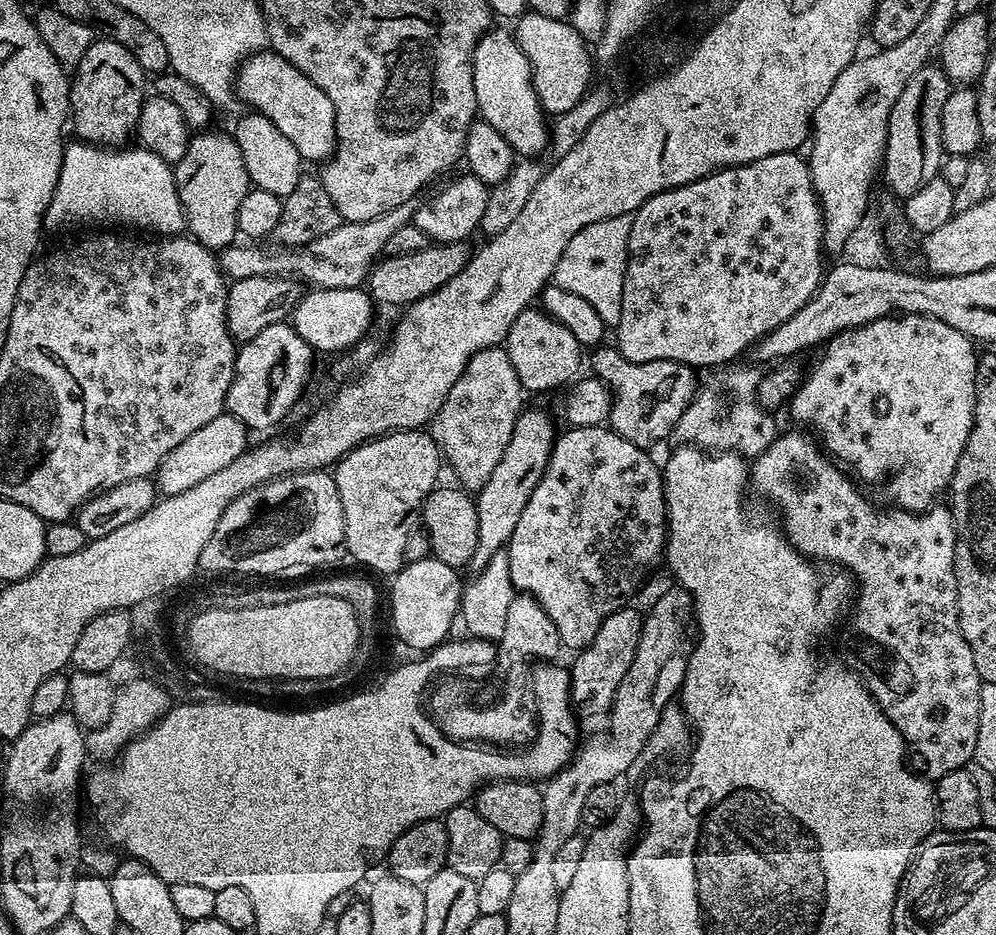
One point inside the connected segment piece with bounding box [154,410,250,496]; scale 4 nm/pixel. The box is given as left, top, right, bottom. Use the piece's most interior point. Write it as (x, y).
(212, 448)

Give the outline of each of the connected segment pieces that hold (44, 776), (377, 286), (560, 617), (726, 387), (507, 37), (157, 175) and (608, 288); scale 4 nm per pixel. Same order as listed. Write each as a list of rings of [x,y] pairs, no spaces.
[[[67,711],[57,716],[33,719],[7,748],[4,792],[14,803],[24,808],[32,808],[35,804],[64,804],[79,788],[81,791],[82,777],[85,775],[86,736],[80,723]]]
[[[463,240],[453,244],[437,244],[418,250],[418,254],[402,254],[401,256],[385,255],[372,265],[366,279],[366,291],[377,305],[400,304],[407,306],[416,300],[428,296],[434,290],[446,286],[450,278],[454,278],[468,265],[469,245]]]
[[[569,427],[564,431],[561,431],[556,437],[556,444],[552,447],[552,453],[550,454],[550,462],[546,466],[538,486],[534,486],[534,494],[530,494],[530,502],[526,502],[526,510],[522,510],[522,514],[518,518],[518,526],[514,526],[514,534],[508,540],[506,551],[508,553],[508,565],[510,566],[513,589],[517,593],[533,596],[542,606],[542,610],[546,610],[550,622],[554,622],[554,626],[558,626],[560,642],[565,649],[579,650],[589,644],[594,638],[594,634],[598,634],[598,626],[602,626],[602,622],[606,622],[606,618],[610,618],[610,614],[614,614],[619,608],[625,607],[631,601],[628,599],[643,586],[644,579],[651,574],[652,568],[658,567],[659,564],[661,567],[662,561],[665,559],[664,477],[661,465],[659,463],[655,464],[644,453],[647,451],[641,445],[622,438],[619,434],[613,432],[611,427]]]
[[[733,362],[721,369],[723,390],[732,395],[732,405],[726,410],[726,400],[717,384],[708,380],[701,383],[690,406],[675,424],[671,441],[678,446],[697,447],[707,452],[734,451],[748,458],[760,456],[780,435],[775,416],[760,404],[757,387],[761,385],[763,371],[745,362]]]
[[[499,26],[487,32],[476,44],[476,53],[472,55],[472,73],[479,119],[494,126],[494,130],[510,142],[513,153],[520,155],[521,152],[524,158],[539,157],[536,155],[548,144],[549,121],[532,85],[530,62],[516,43],[515,35],[511,31],[503,32]]]
[[[87,142],[69,143],[64,150],[62,170],[58,174],[58,186],[50,198],[50,206],[44,211],[42,224],[48,228],[68,228],[71,224],[137,224],[149,228],[149,233],[174,236],[186,228],[184,207],[178,198],[176,173],[158,154],[143,146],[101,146]]]
[[[631,215],[594,222],[594,226],[578,230],[578,234],[570,238],[570,246],[562,250],[562,258],[558,258],[554,283],[570,294],[586,298],[586,302],[598,310],[598,318],[602,318],[605,326],[615,326],[622,314],[622,286],[628,265],[631,225]]]

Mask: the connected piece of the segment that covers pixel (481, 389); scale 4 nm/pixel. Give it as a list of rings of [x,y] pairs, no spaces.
[[[502,346],[487,348],[472,355],[466,368],[454,382],[454,386],[450,388],[450,393],[446,396],[446,400],[439,408],[439,414],[435,418],[434,435],[441,445],[447,465],[449,462],[457,478],[455,481],[466,492],[470,494],[479,492],[486,484],[486,479],[490,478],[490,472],[494,470],[495,466],[498,466],[503,451],[509,445],[514,422],[523,411],[522,398],[524,398],[524,391],[521,380],[508,358],[507,349]]]

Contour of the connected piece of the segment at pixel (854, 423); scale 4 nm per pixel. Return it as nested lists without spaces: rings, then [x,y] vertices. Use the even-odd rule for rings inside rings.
[[[875,320],[833,336],[823,345],[820,360],[814,361],[812,369],[801,379],[790,409],[800,423],[797,425],[808,430],[816,428],[823,451],[833,461],[860,475],[861,485],[869,484],[874,491],[888,496],[889,505],[905,512],[927,512],[937,503],[936,495],[951,485],[958,458],[962,458],[970,438],[978,352],[972,349],[973,341],[961,332],[911,332],[908,328],[896,328],[894,321]]]

